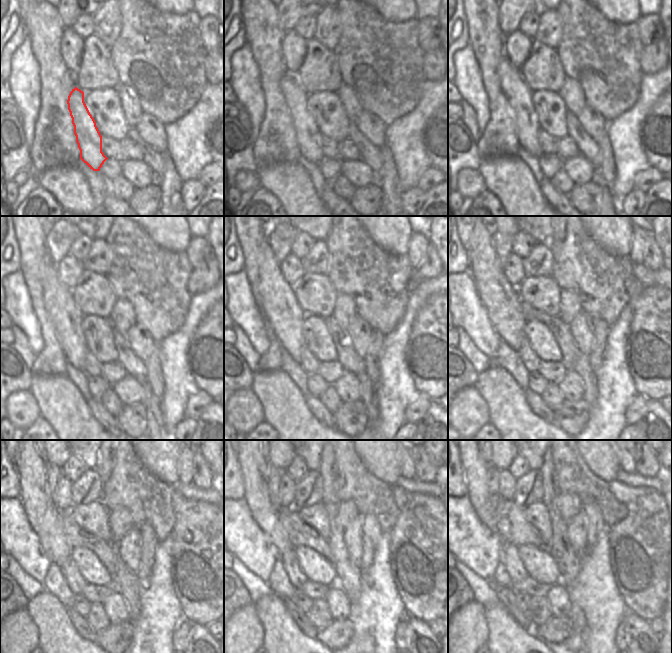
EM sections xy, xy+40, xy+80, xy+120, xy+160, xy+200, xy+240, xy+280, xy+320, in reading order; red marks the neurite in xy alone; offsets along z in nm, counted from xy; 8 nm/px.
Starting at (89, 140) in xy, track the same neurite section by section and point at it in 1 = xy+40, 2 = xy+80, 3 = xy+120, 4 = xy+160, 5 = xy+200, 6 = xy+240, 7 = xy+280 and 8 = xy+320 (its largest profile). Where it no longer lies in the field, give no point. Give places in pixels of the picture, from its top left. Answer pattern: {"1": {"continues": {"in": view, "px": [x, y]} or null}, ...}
{"1": {"continues": {"in": "xy+40", "px": [308, 134]}}, "2": {"continues": {"in": "xy+80", "px": [519, 95]}}, "3": {"continues": {"in": "xy+120", "px": [66, 318]}}, "4": {"continues": {"in": "xy+160", "px": [286, 321]}}, "5": {"continues": {"in": "xy+200", "px": [508, 321]}}, "6": {"continues": {"in": "xy+240", "px": [54, 543]}}, "7": {"continues": {"in": "xy+280", "px": [251, 461]}}, "8": {"continues": {"in": "xy+320", "px": [473, 465]}}}

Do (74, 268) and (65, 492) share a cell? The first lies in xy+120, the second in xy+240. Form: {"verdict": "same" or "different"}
{"verdict": "same"}

